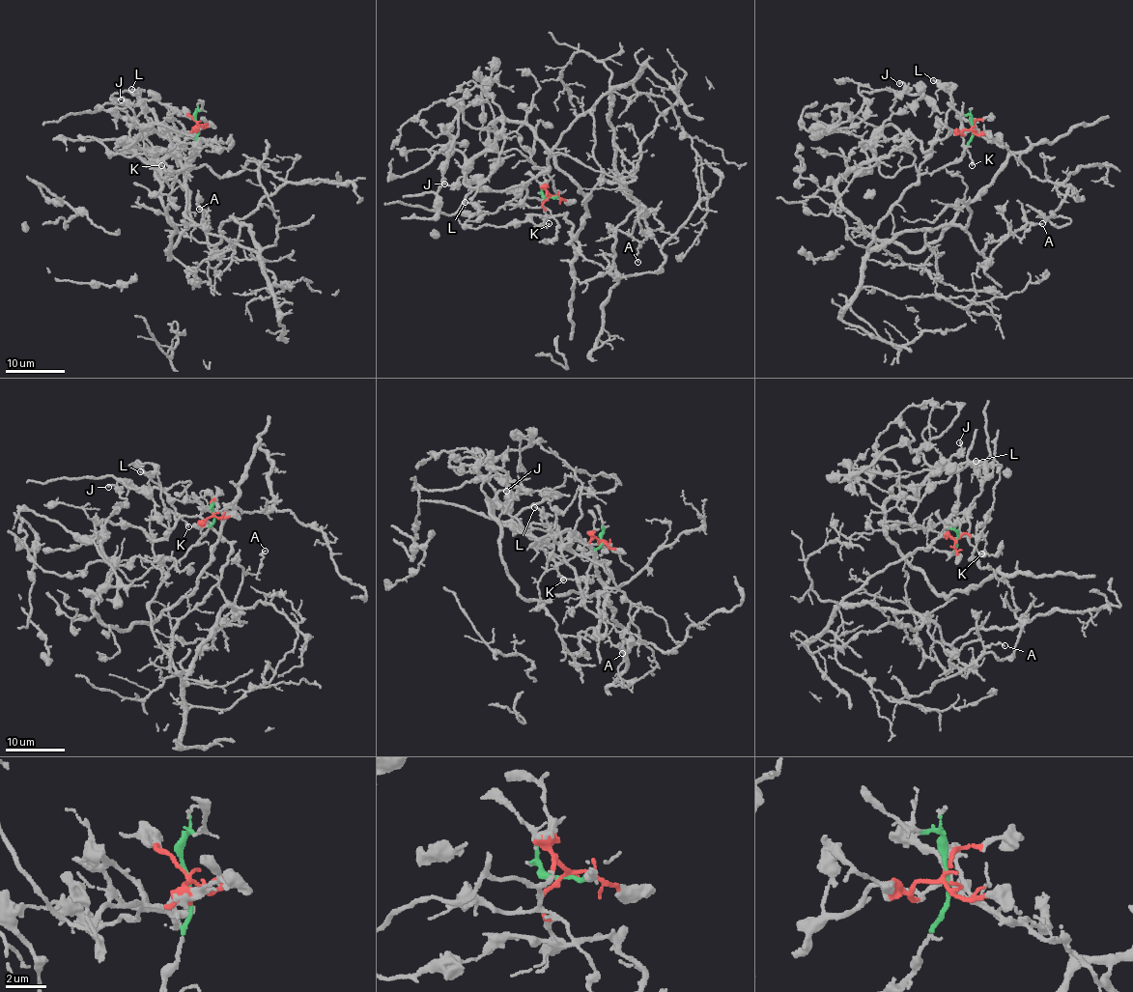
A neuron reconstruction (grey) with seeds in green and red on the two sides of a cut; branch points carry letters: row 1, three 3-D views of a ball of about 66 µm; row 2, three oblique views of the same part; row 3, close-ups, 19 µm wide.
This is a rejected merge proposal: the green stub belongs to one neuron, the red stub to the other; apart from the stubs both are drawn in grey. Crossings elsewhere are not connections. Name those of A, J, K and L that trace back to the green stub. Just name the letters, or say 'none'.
A

